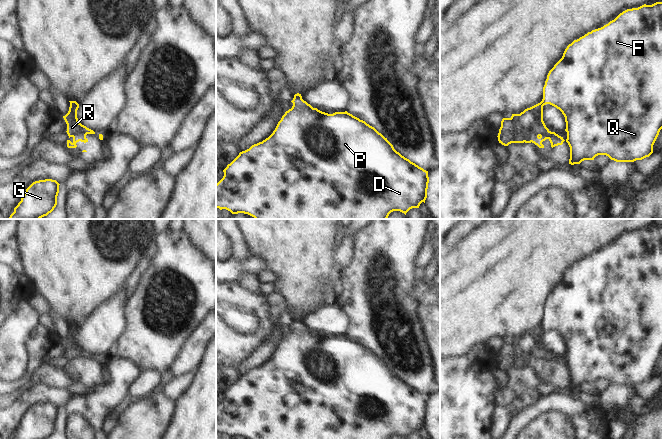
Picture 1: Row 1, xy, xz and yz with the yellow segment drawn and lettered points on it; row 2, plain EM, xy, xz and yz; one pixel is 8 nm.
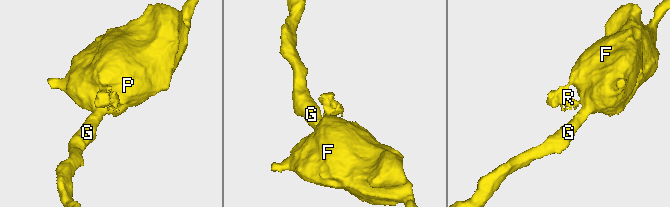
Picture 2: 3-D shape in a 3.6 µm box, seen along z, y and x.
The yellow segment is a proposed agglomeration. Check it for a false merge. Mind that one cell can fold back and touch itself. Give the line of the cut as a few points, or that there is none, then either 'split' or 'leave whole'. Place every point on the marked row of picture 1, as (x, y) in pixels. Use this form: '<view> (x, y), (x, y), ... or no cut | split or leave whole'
yz (540, 102), (543, 105) | split

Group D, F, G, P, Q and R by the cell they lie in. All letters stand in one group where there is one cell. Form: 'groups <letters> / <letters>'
groups D F G P Q / R

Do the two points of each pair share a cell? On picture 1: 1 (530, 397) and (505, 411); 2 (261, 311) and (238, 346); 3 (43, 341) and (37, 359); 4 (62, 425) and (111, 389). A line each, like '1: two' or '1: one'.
1: one
2: one
3: one
4: one

